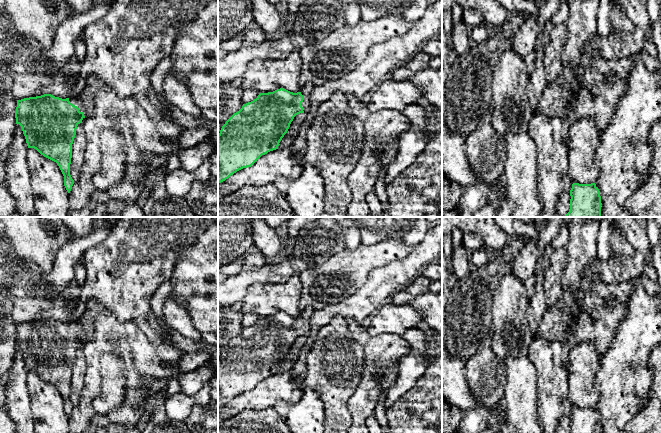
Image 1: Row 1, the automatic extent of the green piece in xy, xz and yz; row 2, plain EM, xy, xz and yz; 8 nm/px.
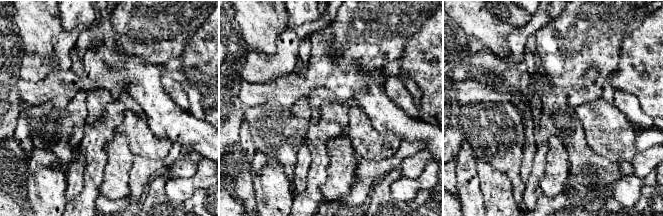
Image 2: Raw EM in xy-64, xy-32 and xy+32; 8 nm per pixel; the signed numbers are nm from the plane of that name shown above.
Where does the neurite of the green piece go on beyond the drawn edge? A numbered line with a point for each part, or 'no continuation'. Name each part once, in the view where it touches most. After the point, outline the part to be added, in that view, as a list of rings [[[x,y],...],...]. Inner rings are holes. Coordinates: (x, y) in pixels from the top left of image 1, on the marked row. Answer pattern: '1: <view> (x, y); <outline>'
1: xy (76, 99); [[[75,92],[71,94],[69,97],[69,101],[73,105],[77,106],[80,112],[85,111],[85,105],[84,105],[81,93]]]

